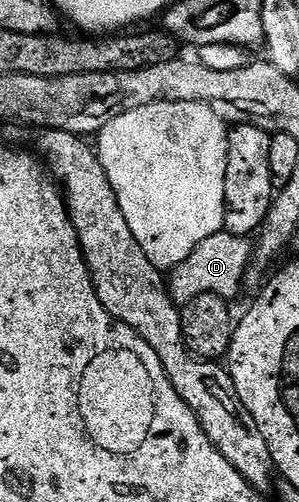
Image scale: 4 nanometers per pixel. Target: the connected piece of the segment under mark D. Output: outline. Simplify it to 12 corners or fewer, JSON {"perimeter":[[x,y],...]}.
{"perimeter":[[221,231],[170,269],[176,305],[232,298],[253,260],[250,239]]}

